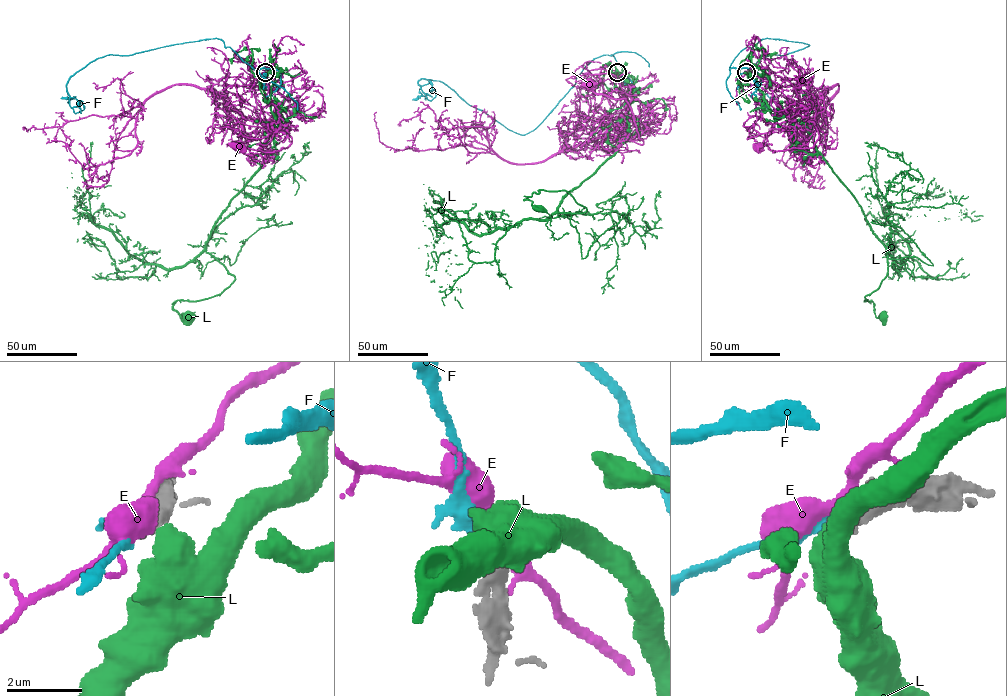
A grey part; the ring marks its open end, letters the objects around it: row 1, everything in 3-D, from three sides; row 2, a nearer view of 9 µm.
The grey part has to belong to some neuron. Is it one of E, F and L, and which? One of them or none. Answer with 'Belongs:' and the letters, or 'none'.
Belongs: none

